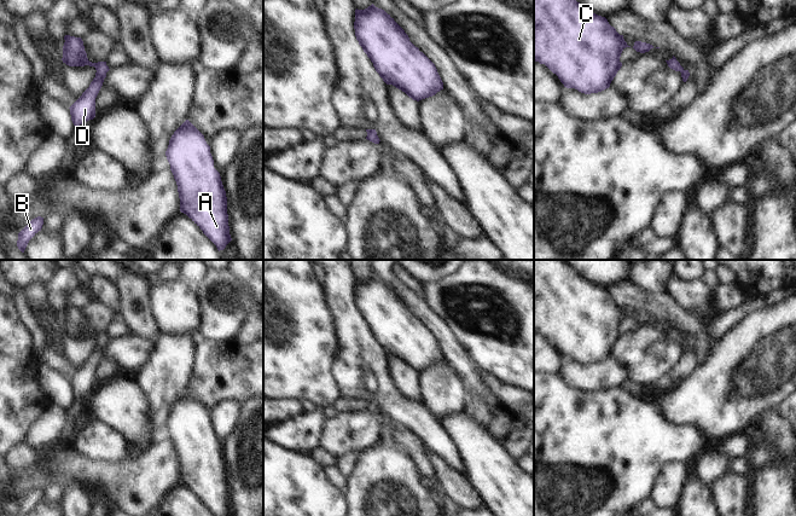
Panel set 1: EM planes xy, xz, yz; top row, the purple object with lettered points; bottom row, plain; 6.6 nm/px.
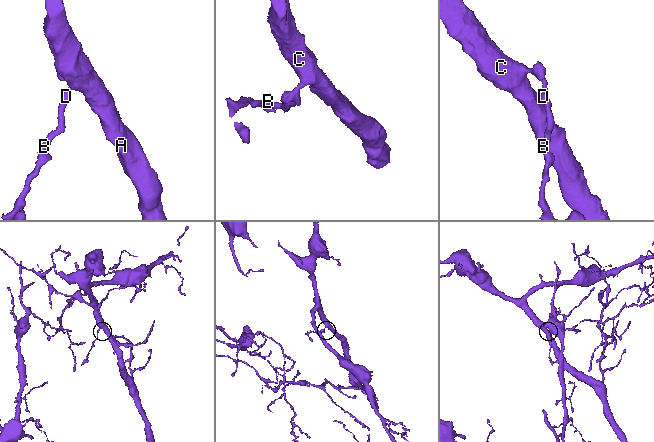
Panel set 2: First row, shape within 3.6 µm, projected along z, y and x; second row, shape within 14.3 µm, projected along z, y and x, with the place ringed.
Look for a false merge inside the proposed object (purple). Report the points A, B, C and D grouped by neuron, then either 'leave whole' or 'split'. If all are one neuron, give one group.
A B C D; leave whole

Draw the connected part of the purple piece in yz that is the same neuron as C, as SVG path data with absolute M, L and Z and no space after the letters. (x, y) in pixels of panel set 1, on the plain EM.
M534 260L534 331L545 335L558 347L567 359L581 364L598 364L610 358L611 352L621 340L620 327L626 318L631 318L605 288L598 286L583 278L564 260Z

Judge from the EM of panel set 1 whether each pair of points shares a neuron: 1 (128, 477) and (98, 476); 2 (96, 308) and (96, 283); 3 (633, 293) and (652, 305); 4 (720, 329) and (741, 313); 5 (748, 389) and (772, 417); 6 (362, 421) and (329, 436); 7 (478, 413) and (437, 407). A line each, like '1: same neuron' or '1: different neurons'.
1: same neuron
2: different neurons
3: same neuron
4: same neuron
5: different neurons
6: same neuron
7: different neurons

